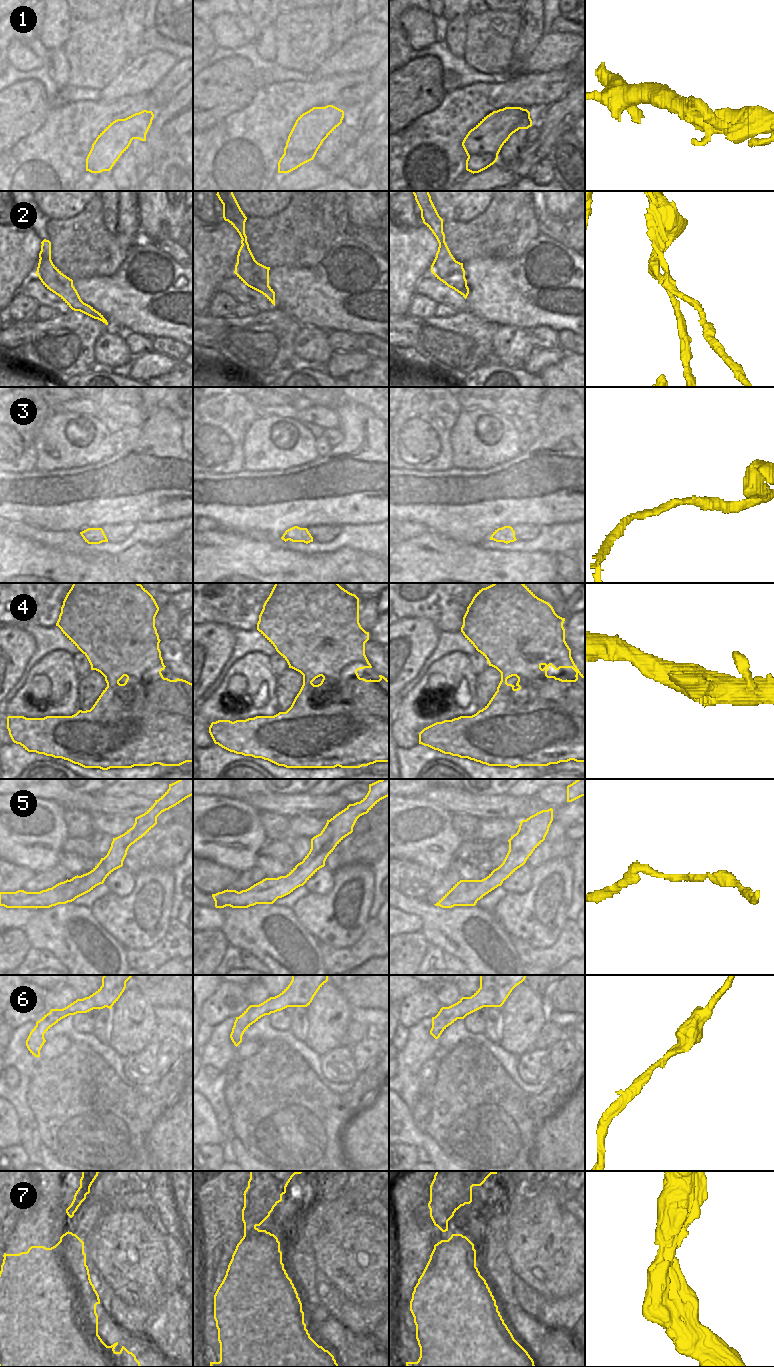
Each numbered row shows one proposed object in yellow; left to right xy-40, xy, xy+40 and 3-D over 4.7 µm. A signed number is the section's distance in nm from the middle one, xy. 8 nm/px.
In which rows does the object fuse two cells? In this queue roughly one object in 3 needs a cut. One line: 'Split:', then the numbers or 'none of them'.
Split: 2

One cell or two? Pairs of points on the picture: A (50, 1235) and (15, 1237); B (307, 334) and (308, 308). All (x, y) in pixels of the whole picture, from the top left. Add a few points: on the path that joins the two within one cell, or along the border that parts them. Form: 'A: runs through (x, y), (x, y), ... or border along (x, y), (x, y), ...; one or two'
A: border along (37, 1215), (32, 1219), (24, 1249), (11, 1254); two
B: border along (301, 324), (315, 326), (327, 332); two

